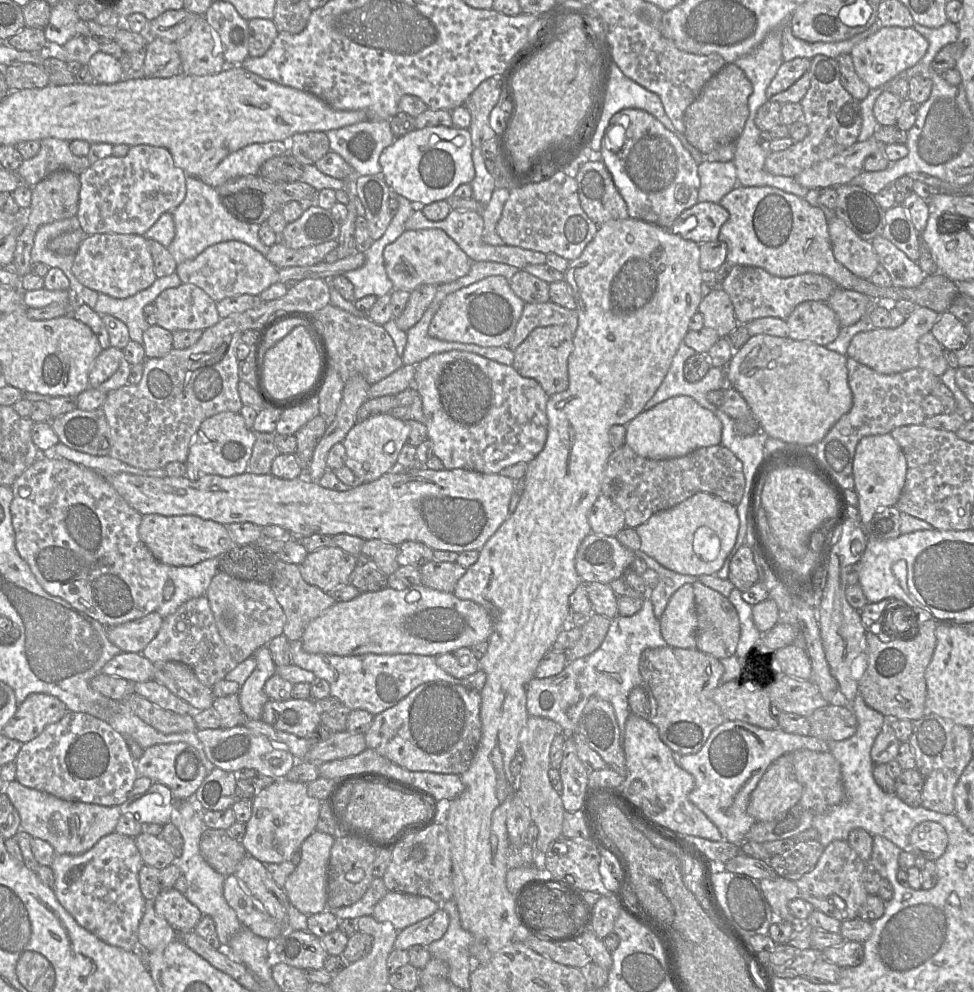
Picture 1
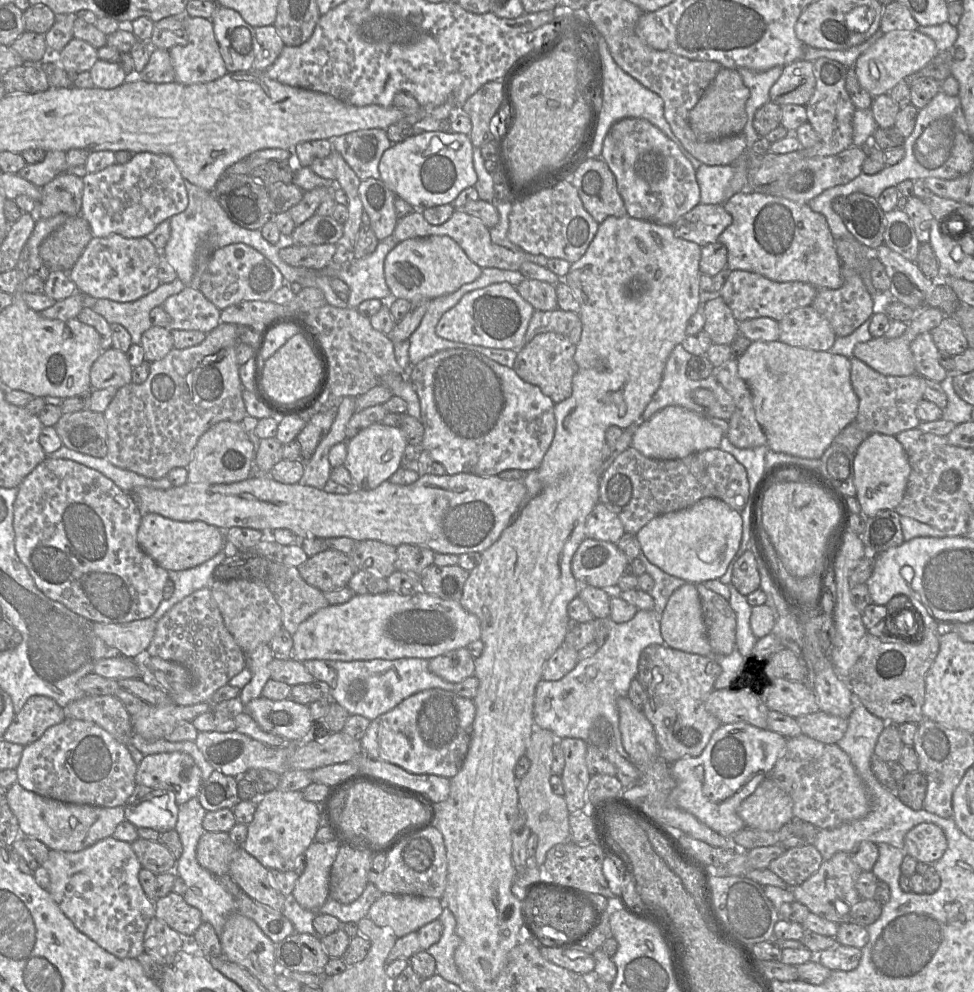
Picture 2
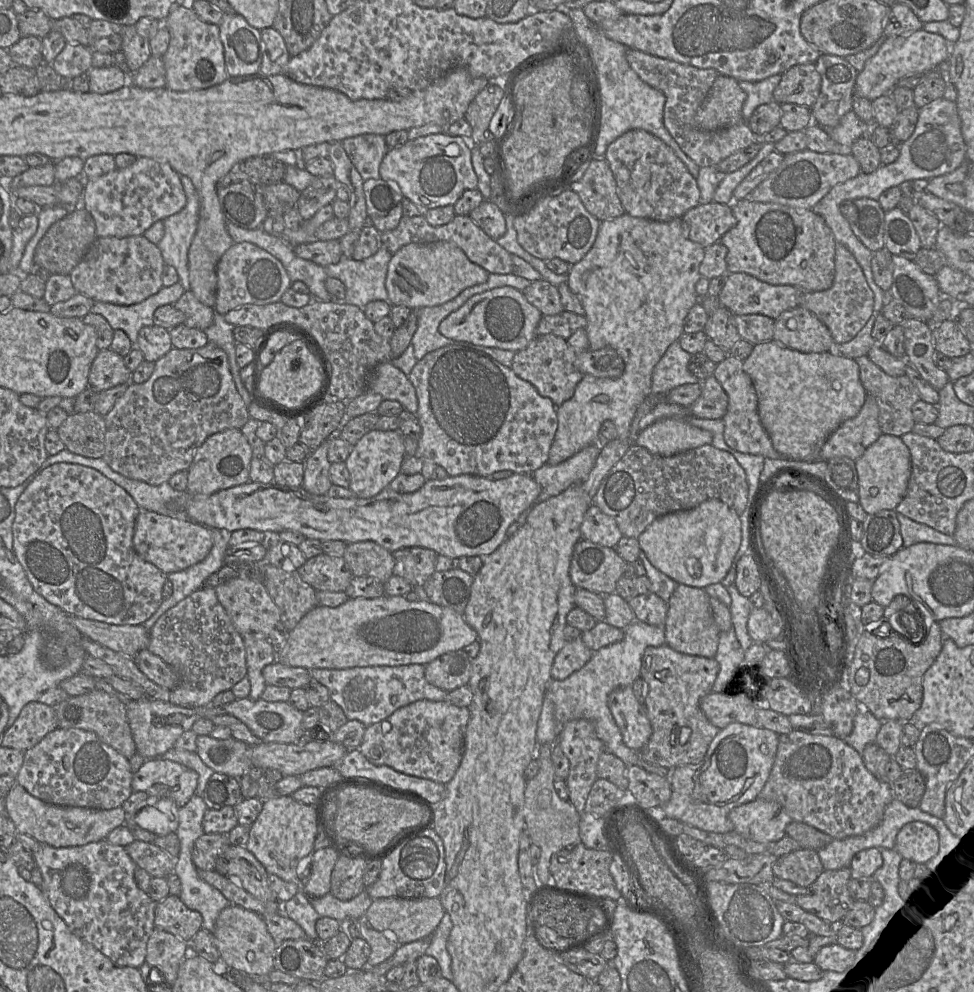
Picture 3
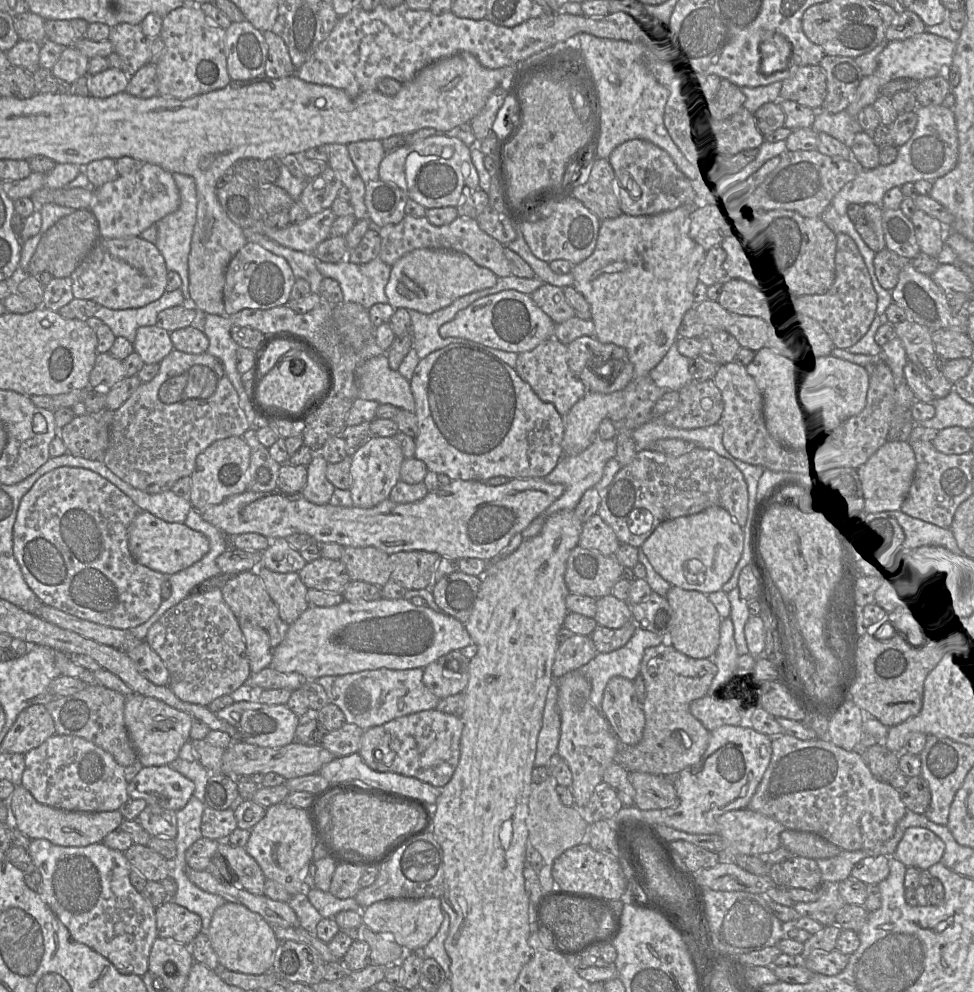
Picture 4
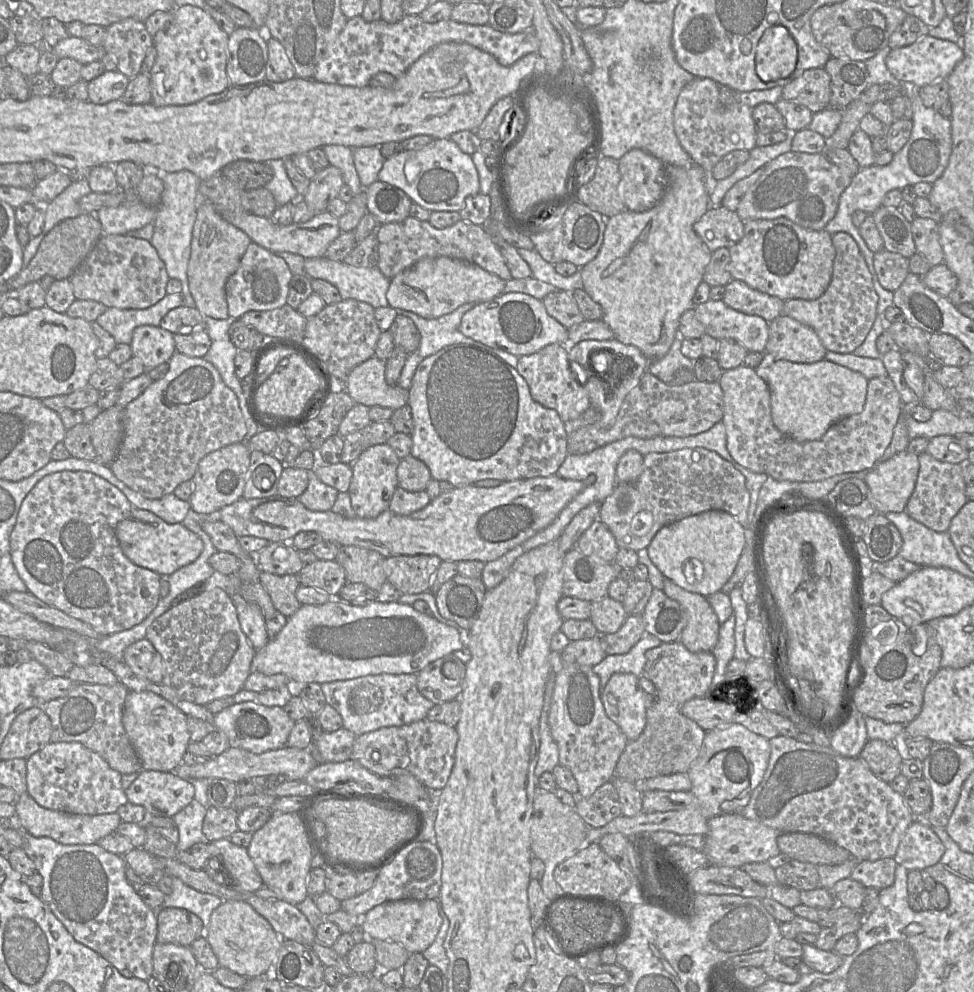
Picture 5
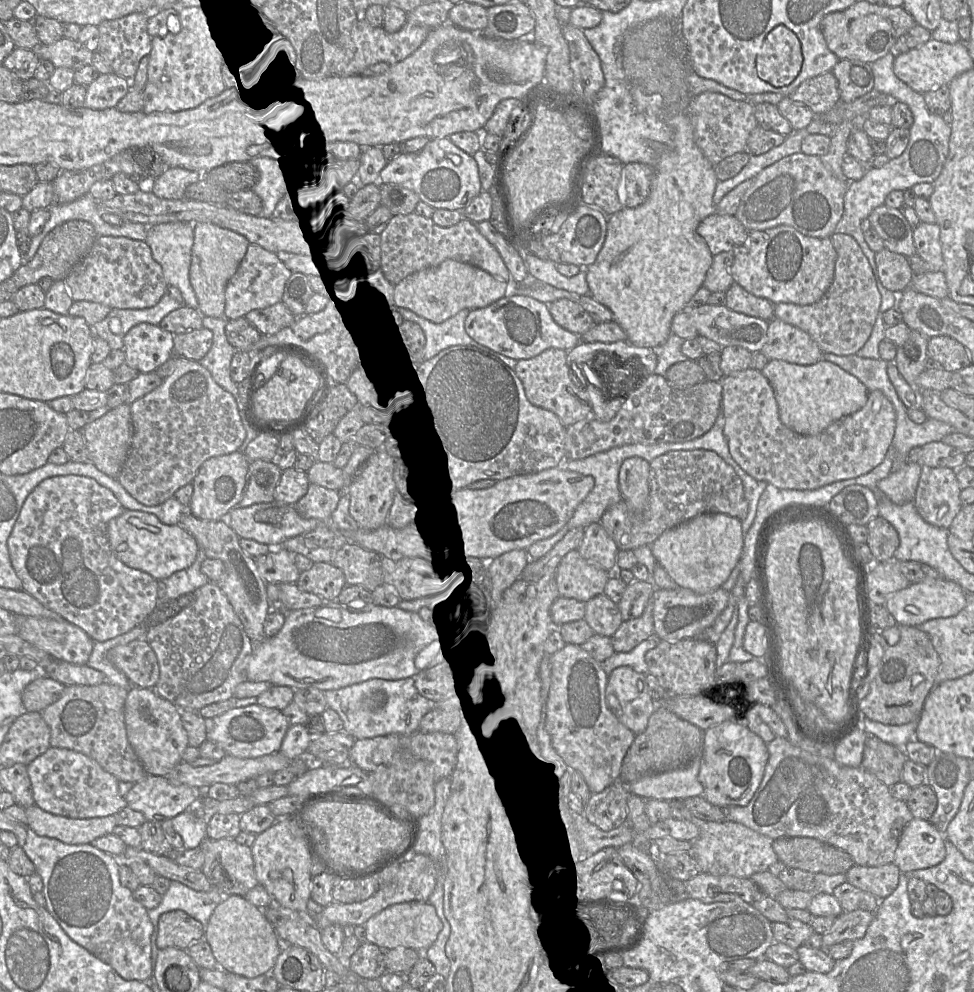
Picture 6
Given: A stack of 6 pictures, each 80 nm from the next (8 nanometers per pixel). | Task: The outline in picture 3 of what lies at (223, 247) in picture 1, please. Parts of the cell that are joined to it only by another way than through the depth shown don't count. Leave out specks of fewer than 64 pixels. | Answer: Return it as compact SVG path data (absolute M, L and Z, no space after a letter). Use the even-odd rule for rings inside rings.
M249 242L233 243L216 265L217 289L214 309L224 315L244 304L279 302L291 286L291 280L282 263L267 251Z

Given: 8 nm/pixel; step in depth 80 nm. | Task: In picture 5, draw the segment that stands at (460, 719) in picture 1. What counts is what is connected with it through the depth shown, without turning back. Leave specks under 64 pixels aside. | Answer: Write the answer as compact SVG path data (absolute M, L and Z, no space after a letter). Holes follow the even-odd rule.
M422 719L403 726L383 727L357 736L351 758L380 777L412 775L430 791L442 790L455 763L458 732L442 722Z

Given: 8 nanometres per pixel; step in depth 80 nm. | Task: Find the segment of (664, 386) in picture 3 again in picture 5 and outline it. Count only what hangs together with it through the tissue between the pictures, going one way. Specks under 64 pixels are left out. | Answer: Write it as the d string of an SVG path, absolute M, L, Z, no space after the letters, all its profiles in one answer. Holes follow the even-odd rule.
M677 336L667 354L660 359L652 360L649 365L648 371L664 383L672 383L680 369L694 372L694 361L681 352L682 339L684 338Z

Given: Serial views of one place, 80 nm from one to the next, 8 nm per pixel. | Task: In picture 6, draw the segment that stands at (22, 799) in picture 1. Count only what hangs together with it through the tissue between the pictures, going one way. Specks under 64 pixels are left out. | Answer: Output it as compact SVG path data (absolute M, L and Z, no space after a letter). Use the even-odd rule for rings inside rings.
M37 805L25 808L26 824L39 836L57 839L65 844L89 844L96 838L111 834L115 816L69 818L49 813Z

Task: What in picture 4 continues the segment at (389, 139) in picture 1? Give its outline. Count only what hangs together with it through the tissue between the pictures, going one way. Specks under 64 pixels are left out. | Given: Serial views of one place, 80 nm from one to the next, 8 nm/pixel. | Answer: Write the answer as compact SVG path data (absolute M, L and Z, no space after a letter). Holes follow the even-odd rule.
M362 140L346 145L364 183L379 179L379 166L387 154L380 140Z

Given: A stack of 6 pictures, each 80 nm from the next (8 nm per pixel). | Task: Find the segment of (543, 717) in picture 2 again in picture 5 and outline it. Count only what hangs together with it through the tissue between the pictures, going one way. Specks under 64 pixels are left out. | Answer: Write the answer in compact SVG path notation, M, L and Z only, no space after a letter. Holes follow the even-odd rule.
M645 631L629 652L607 655L600 663L593 666L593 671L600 679L601 692L614 673L631 673L638 677L641 676L646 662L645 652L661 643L660 639Z

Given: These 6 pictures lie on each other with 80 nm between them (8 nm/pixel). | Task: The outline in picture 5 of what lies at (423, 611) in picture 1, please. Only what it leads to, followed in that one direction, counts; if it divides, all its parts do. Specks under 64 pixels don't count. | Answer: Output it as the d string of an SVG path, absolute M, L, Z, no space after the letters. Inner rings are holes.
M332 597L322 605L301 605L287 618L286 625L276 637L254 653L252 671L266 675L284 674L292 686L311 682L325 683L348 680L366 675L418 674L428 664L460 650L464 646L457 629L439 622L434 616L423 614L411 605L373 600L350 603Z

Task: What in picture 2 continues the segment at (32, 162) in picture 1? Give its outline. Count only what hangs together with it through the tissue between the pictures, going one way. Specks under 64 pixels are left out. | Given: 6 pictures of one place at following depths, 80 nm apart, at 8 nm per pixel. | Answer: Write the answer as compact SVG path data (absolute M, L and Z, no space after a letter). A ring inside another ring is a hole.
M54 150L47 151L43 161L35 164L28 164L18 174L38 187L42 187L55 178L57 175L69 171L83 177L86 175L85 164L68 170L66 152Z

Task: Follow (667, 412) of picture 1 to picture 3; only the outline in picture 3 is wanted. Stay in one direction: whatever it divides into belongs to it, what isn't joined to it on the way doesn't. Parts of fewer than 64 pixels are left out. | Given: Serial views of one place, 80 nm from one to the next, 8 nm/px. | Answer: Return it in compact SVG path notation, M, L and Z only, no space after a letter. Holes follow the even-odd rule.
M660 419L640 431L634 444L660 456L673 456L712 443L711 432L683 419Z

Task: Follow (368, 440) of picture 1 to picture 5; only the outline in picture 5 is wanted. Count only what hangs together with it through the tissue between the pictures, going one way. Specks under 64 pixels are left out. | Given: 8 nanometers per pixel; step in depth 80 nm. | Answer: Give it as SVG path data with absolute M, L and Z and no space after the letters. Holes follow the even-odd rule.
M387 444L369 446L351 465L352 478L348 493L351 506L359 518L375 518L389 509L391 498L398 487L397 467L400 458Z

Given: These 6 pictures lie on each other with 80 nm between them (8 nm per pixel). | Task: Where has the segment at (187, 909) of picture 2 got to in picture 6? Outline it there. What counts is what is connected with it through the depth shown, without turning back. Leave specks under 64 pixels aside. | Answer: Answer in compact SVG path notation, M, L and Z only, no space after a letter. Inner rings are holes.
M171 910L161 914L156 935L156 947L188 949L199 940L205 940L205 929L201 922L183 910Z

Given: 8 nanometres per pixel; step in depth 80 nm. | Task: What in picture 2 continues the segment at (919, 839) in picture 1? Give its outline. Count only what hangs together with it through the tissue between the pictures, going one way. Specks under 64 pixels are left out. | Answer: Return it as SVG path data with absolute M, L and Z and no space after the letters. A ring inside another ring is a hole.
M921 823L905 836L904 852L917 862L929 865L936 863L947 849L944 831L933 823Z

